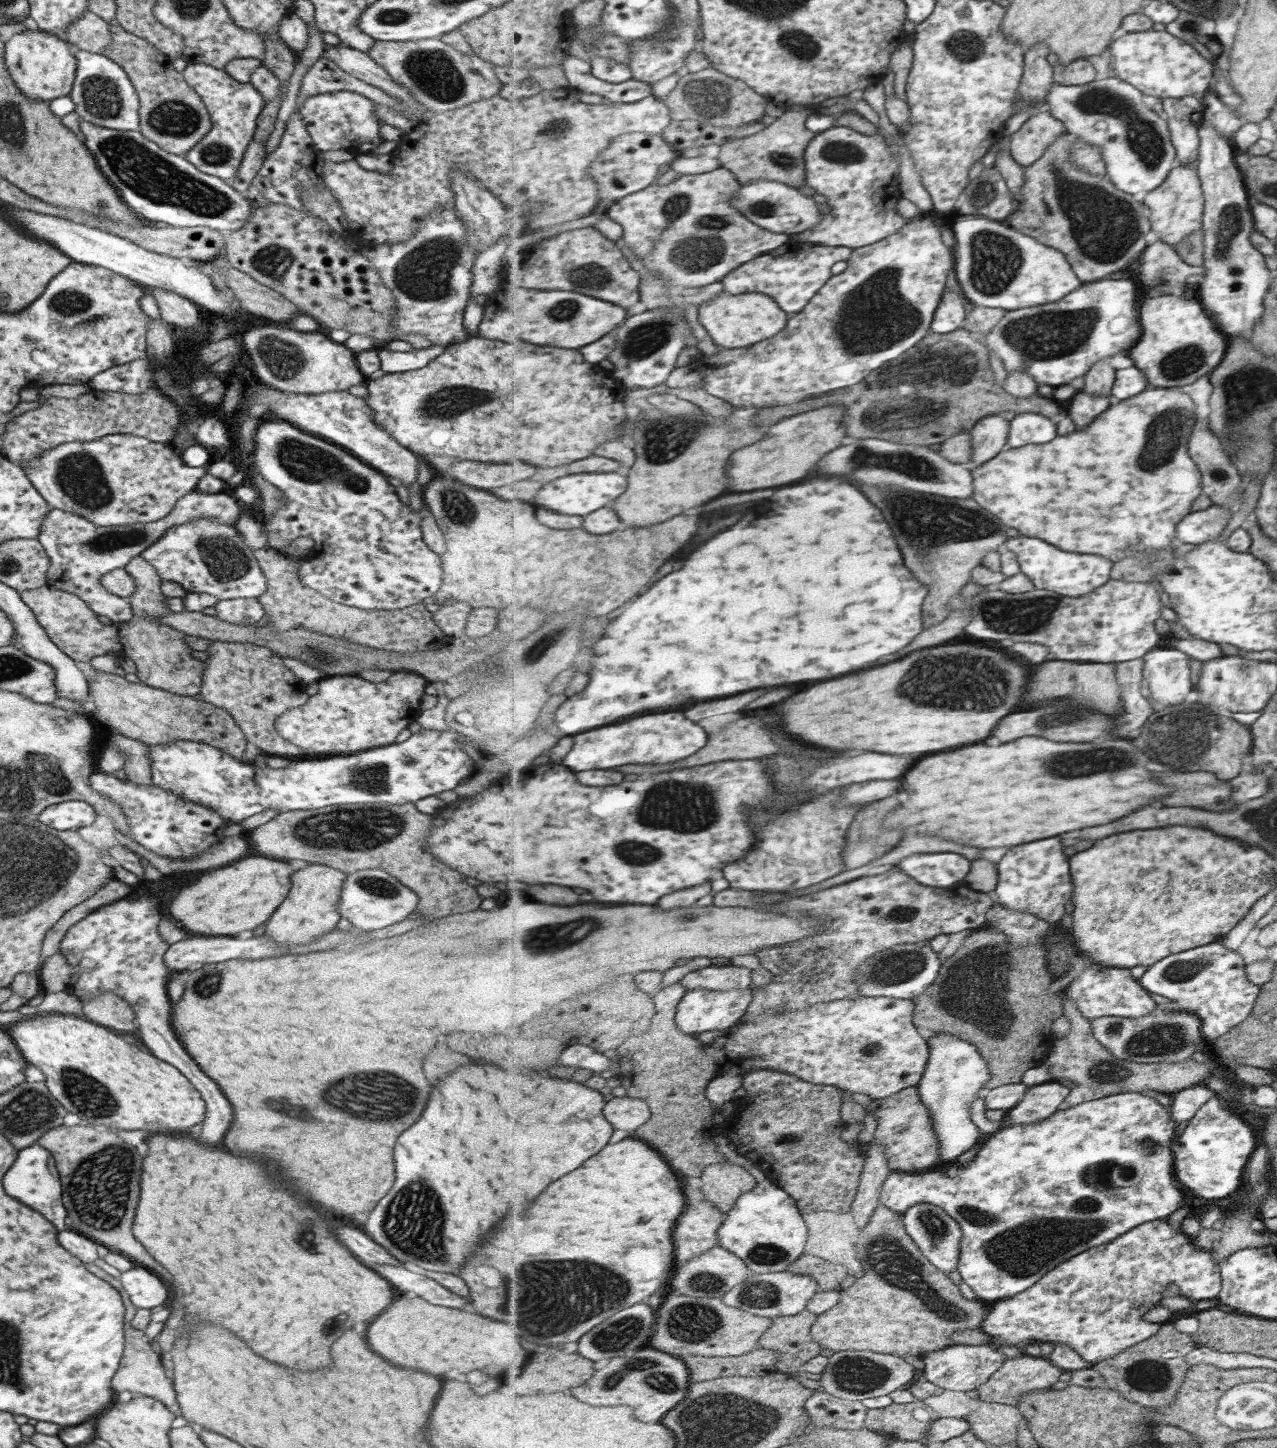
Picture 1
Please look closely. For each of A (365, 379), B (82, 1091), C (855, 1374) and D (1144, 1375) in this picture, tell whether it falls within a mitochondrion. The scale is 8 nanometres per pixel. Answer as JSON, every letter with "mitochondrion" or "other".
{"A":"other","B":"mitochondrion","C":"mitochondrion","D":"mitochondrion"}

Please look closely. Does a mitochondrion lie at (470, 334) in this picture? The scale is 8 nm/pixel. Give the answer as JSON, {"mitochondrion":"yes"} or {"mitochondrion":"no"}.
{"mitochondrion":"no"}

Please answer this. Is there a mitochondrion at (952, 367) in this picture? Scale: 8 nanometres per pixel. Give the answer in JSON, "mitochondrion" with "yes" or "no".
{"mitochondrion":"yes"}

